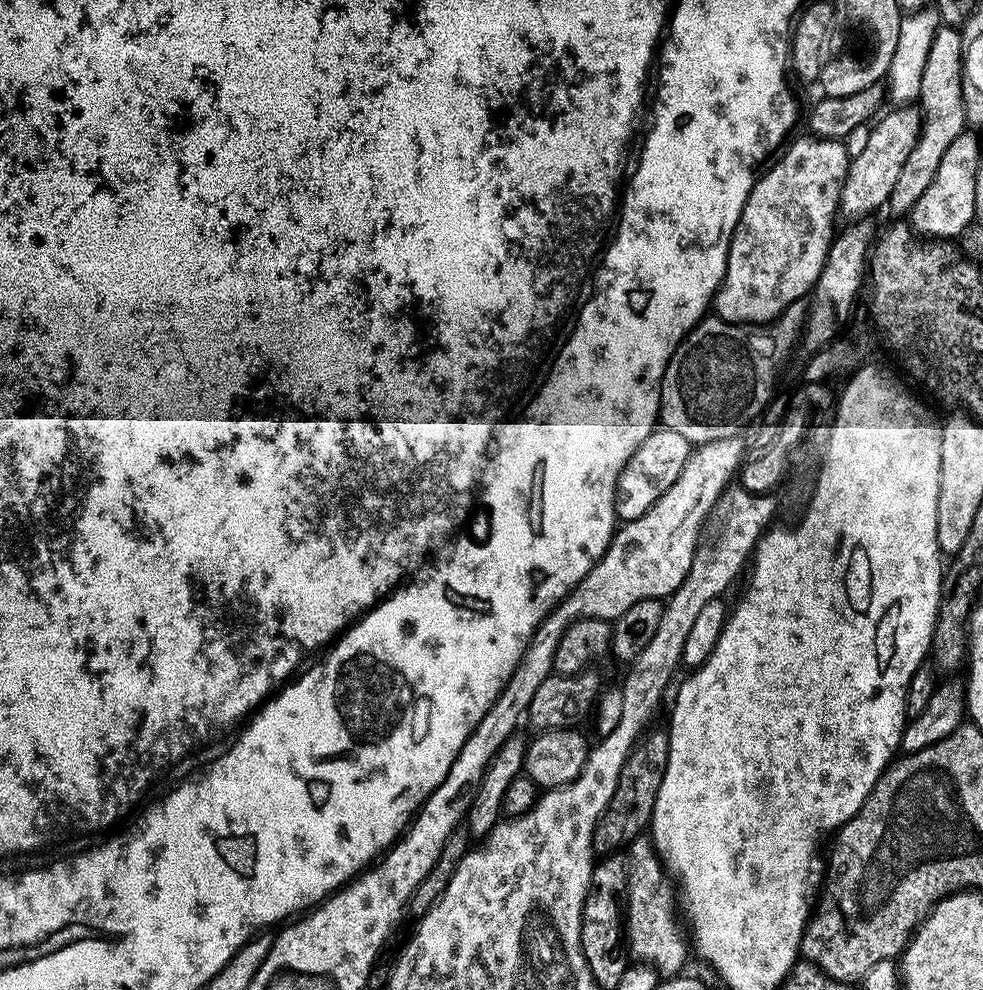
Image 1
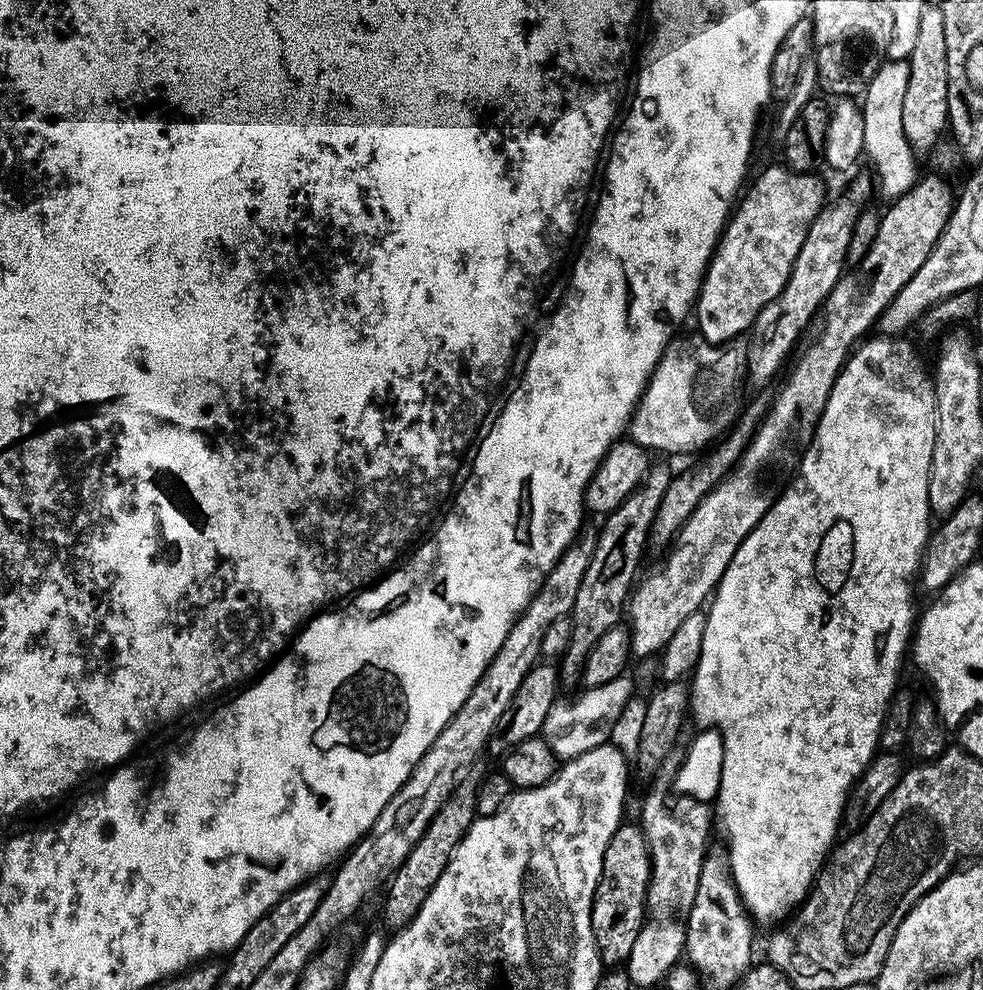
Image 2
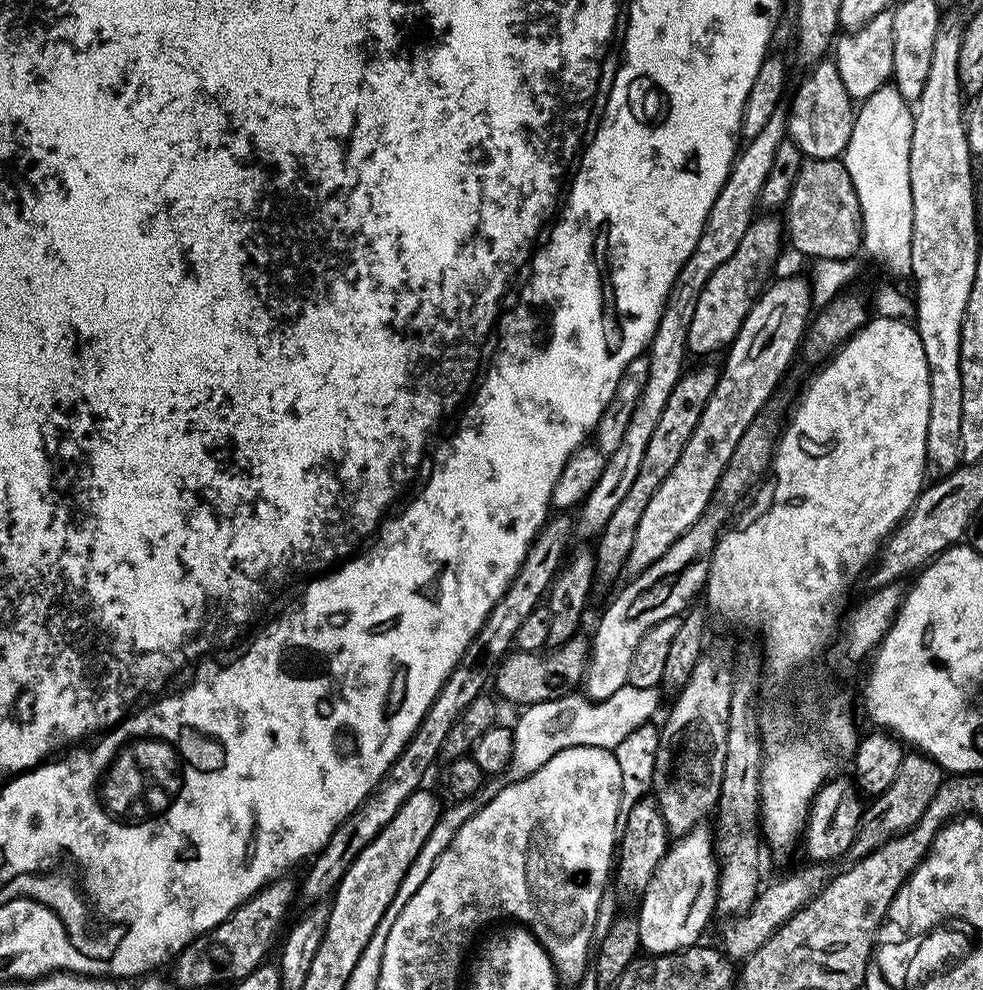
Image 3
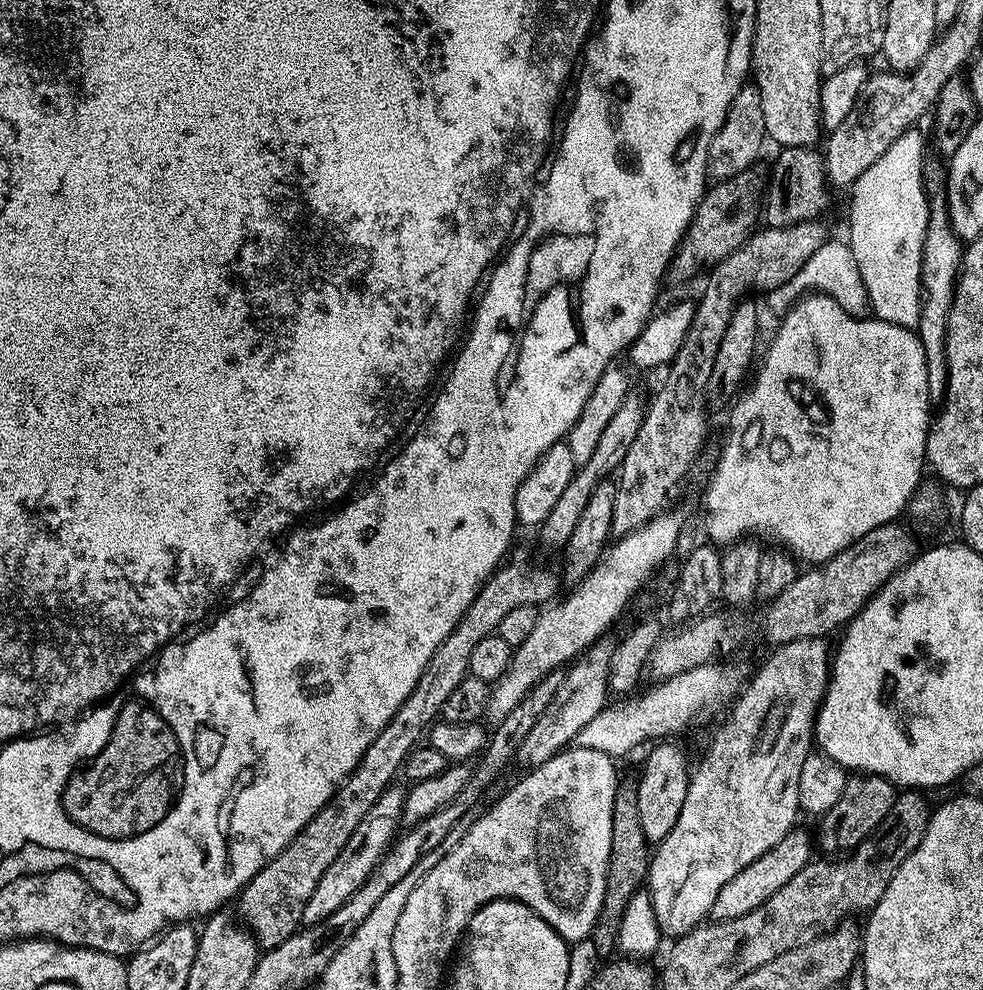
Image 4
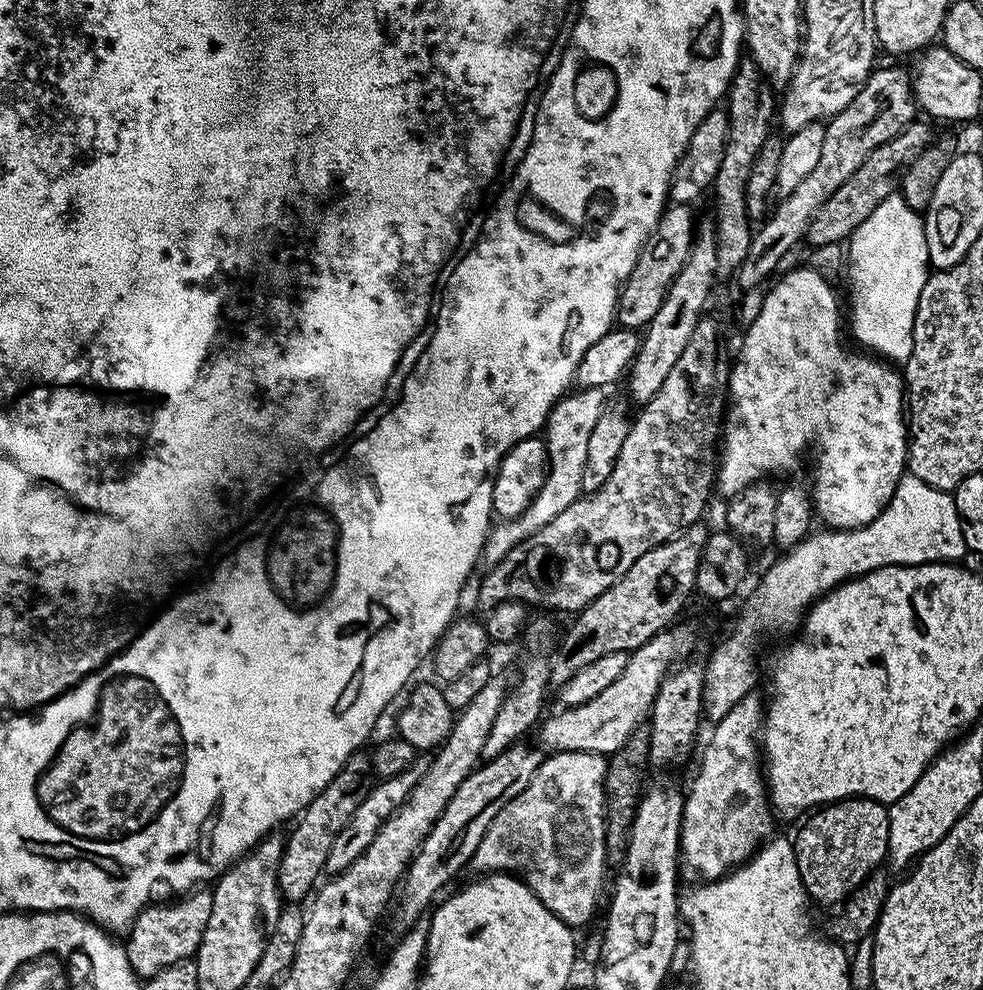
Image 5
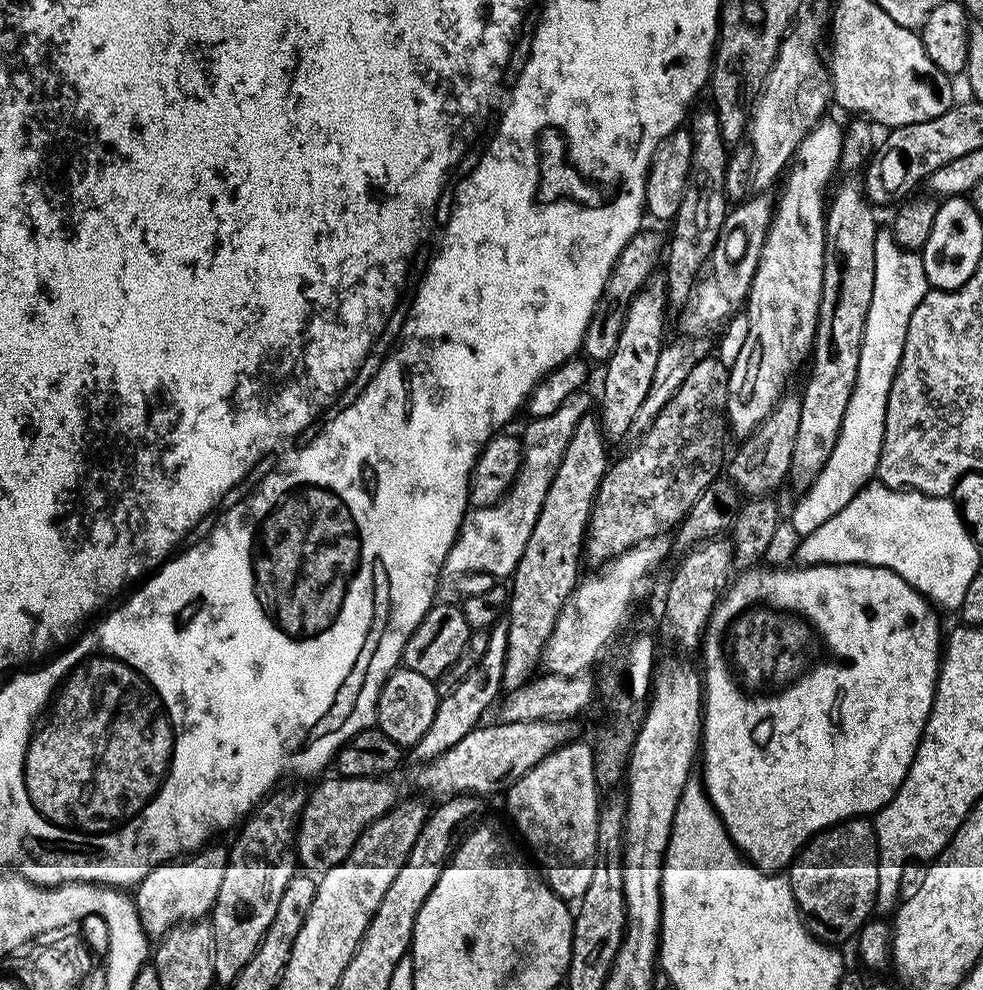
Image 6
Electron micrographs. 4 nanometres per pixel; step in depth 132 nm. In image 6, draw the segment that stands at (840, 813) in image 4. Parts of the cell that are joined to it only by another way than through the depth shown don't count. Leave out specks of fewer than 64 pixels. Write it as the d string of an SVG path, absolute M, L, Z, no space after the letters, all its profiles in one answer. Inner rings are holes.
M871 819L843 820L841 824L834 824L831 828L825 828L823 832L817 832L796 853L795 860L786 872L796 905L800 907L800 915L804 918L808 932L824 944L833 946L844 946L848 939L851 941L868 923L876 907L879 865L880 851L876 845L876 825Z

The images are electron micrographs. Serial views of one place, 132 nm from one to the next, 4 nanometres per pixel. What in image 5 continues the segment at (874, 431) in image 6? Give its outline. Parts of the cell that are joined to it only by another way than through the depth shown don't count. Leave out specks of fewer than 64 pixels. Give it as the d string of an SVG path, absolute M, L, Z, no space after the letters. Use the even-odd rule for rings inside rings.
M903 195L888 196L847 241L848 256L852 259L852 332L861 349L889 361L906 362L912 353L914 318L922 290L930 275L928 243L924 229L925 217L908 205Z

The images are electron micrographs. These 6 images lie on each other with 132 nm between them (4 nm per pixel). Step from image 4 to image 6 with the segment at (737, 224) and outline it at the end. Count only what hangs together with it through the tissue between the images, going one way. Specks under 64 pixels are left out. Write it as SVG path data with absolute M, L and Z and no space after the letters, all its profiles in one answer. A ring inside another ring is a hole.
M647 230L636 232L634 238L630 238L630 242L622 246L622 254L618 254L618 262L614 262L612 273L604 287L604 295L600 297L594 314L586 326L582 352L589 361L607 362L610 354L614 354L614 346L618 346L618 334L622 330L628 304L638 294L640 287L659 269L656 267L659 264L661 267L665 252L665 237L663 235L660 237L656 232L647 232Z

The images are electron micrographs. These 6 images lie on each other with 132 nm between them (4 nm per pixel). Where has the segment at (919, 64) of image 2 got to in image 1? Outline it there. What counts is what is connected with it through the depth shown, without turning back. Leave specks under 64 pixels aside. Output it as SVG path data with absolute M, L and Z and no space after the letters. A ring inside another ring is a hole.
M941 26L936 29L934 42L930 42L930 54L926 54L926 67L922 69L922 84L918 97L920 113L920 133L918 142L914 142L914 150L898 174L898 182L890 194L887 207L896 212L911 213L914 202L926 194L926 186L934 182L934 174L938 174L938 162L942 162L942 154L954 138L958 138L966 130L964 118L964 99L962 98L962 82L960 71L964 61L964 47L960 37L960 28Z

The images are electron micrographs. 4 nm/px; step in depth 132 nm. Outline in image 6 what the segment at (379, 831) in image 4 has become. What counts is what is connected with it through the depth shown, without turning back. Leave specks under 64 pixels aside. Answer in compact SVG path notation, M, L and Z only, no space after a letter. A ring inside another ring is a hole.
M500 619L495 626L487 629L487 634L486 654L482 654L478 666L474 666L474 670L470 670L470 674L466 674L466 678L462 678L462 682L458 682L454 690L450 690L450 694L440 697L438 710L434 710L434 722L430 722L426 734L422 734L422 738L418 738L418 742L411 746L413 765L428 764L434 758L446 754L446 750L450 750L450 746L456 745L457 742L462 742L462 738L466 738L470 730L481 727L488 707L492 703L493 707L501 699L506 670L507 619Z

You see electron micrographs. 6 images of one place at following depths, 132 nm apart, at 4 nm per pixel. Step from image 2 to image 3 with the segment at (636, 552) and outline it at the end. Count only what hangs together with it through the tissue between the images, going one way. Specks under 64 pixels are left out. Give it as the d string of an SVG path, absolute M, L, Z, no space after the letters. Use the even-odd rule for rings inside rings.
M700 362L697 368L689 367L681 375L679 382L670 390L670 398L666 398L666 407L662 409L662 418L658 418L658 426L654 426L654 434L650 434L650 442L646 446L646 455L642 458L642 466L638 466L638 475L626 498L610 514L610 522L600 531L596 553L596 584L612 584L625 571L630 554L630 546L634 546L634 534L638 534L638 522L650 498L654 498L654 490L666 482L666 474L674 470L674 462L682 458L682 450L686 450L686 442L690 442L690 434L694 434L694 426L698 426L698 418L702 418L702 410L706 410L706 402L712 391L718 386L720 378L719 367L712 362Z

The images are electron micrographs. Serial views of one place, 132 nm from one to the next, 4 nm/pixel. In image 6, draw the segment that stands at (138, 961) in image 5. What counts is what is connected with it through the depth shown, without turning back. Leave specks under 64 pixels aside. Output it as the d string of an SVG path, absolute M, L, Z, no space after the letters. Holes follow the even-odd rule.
M212 842L187 858L170 860L150 870L150 874L146 874L146 878L134 888L136 909L144 933L150 938L159 938L179 924L203 921L216 905L227 865L228 848L219 848L216 842Z

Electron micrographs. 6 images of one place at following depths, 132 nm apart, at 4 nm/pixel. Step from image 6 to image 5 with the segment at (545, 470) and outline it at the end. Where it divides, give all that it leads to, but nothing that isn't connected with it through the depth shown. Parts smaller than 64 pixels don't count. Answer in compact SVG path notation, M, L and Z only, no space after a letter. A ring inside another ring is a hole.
M581 388L566 394L552 408L552 413L548 415L548 422L542 429L542 439L548 451L549 462L546 482L531 506L521 516L513 520L500 520L489 528L482 553L485 565L491 566L502 562L502 558L506 558L506 554L510 554L514 546L518 546L523 540L530 538L538 530L542 530L546 522L554 522L554 518L558 518L558 514L562 514L566 506L580 499L582 469L586 467L586 449L594 426L604 413L606 407L604 395L606 392L603 388Z

